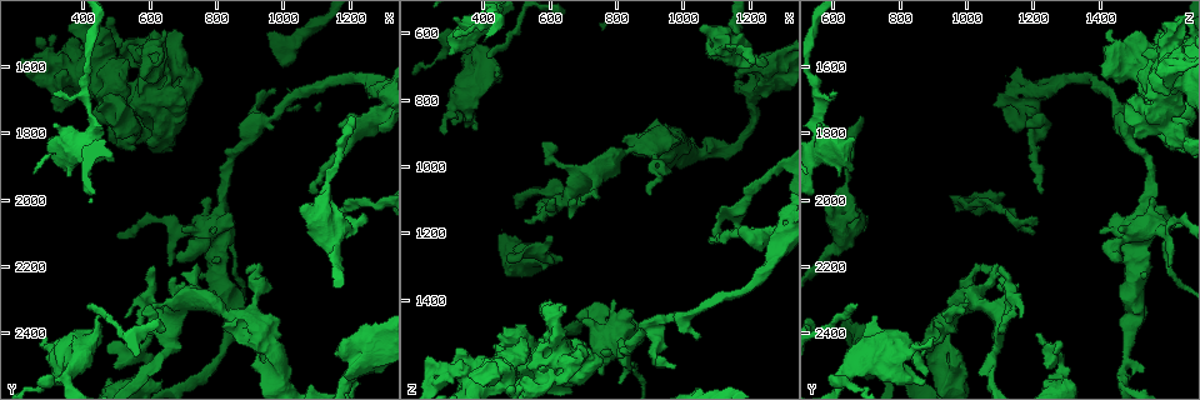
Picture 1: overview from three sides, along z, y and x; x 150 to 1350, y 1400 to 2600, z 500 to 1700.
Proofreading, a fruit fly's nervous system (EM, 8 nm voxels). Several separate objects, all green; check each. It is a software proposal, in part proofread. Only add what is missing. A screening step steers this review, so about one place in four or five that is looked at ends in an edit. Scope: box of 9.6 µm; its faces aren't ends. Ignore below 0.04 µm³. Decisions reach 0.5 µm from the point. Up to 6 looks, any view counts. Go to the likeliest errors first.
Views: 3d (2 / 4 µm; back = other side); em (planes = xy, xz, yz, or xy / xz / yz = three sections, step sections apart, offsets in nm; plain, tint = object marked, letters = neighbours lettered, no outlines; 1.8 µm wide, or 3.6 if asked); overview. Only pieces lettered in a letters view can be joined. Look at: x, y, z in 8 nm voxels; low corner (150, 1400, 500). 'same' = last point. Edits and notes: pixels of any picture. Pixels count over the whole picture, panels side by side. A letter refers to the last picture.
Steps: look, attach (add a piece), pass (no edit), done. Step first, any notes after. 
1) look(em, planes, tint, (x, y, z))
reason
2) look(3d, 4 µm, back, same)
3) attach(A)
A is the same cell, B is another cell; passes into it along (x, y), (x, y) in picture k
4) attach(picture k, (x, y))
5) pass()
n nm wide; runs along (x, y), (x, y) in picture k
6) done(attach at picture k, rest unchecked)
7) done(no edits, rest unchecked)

look(em, planes, letters, (710, 2220, 1100))
touches itself

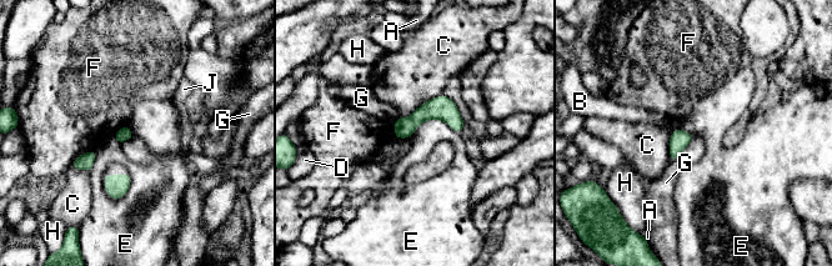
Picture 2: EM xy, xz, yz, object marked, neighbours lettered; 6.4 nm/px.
pass()
90 nm wide; A, B, C, D, E, F, G, H and J are other cells; border along (129, 174), (128, 191), (113, 200) in picture 2; none of them fits

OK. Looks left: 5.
look(3d, 4 µm, (760, 2090, 1540))
sharp bend

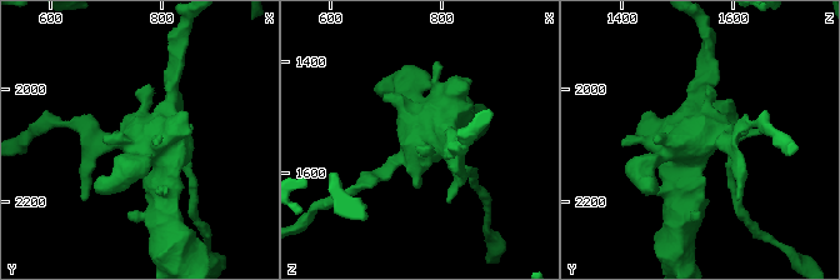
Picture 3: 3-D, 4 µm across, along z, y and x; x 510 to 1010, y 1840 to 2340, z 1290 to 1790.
look(em, 3.6 µm, planes, letters, (760, 2080, 1545))

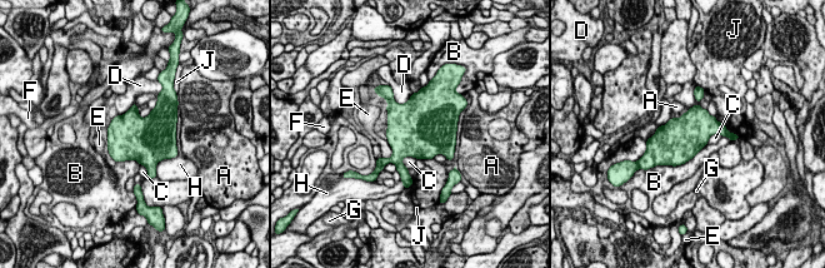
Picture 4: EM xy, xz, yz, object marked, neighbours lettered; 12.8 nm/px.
pass()
B touches over 750 nm; A, B, C, D, E, F, G, H and J are other cells; border along (708, 144), (684, 163), (656, 165) in picture 4; none of them fits

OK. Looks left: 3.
look(em, 3.6 µm, planes, letters, (510, 1820, 1500))
an open end

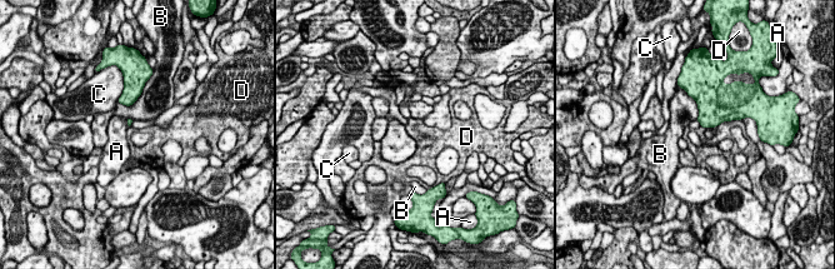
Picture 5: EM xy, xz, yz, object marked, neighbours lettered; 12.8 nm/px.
pass()
A, B, C and D are other cells; none of them fits

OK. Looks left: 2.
done(no edits, rest unchecked)

